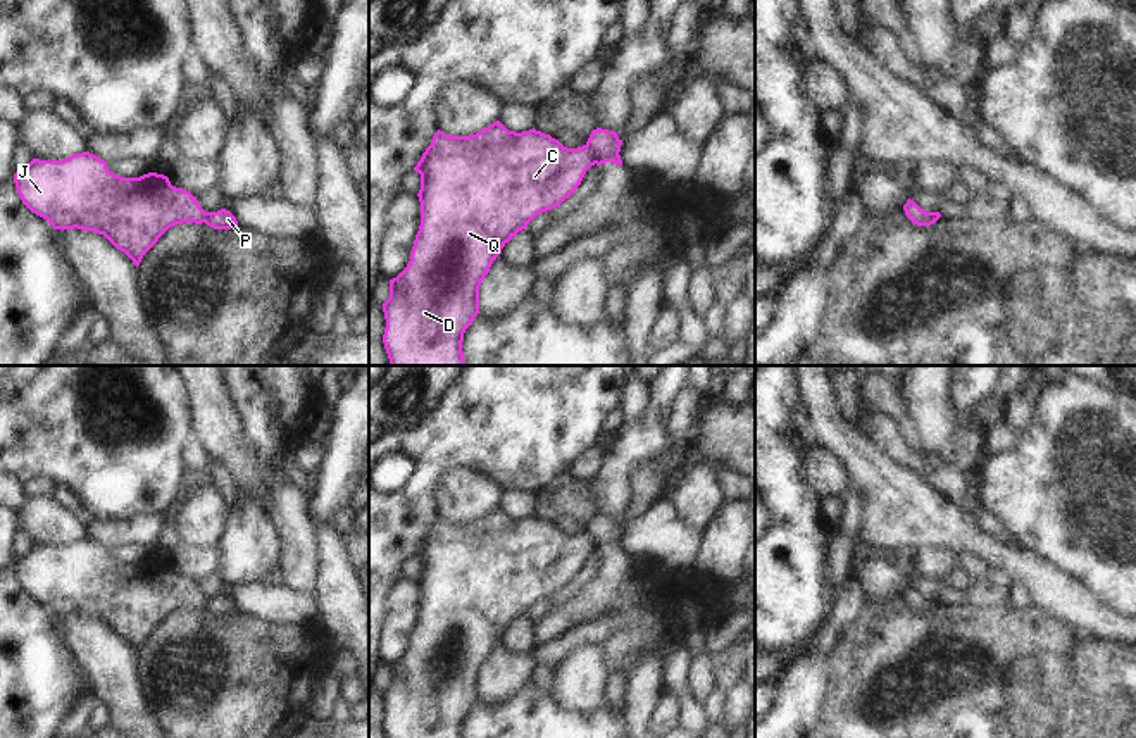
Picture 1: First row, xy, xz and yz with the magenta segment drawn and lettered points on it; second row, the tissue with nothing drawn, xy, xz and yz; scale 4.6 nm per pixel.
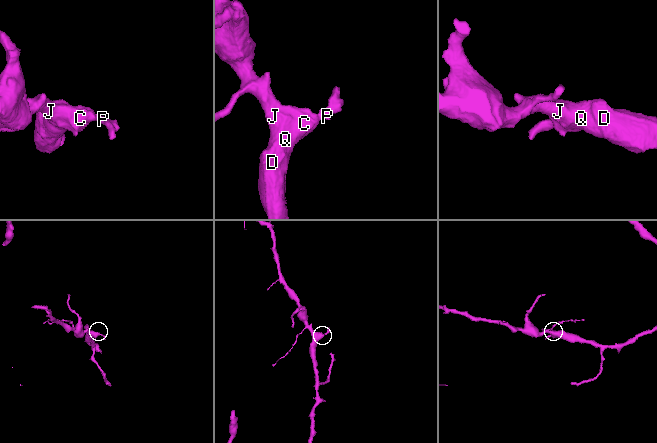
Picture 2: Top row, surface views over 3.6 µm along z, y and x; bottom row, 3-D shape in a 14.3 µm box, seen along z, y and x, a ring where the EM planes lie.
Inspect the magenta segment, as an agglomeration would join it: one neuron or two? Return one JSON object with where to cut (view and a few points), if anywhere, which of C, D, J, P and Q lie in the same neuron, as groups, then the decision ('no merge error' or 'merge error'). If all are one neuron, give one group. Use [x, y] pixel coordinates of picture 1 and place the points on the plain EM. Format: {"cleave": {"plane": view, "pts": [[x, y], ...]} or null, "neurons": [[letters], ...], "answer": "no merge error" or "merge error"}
{"cleave": {"plane": "xz", "pts": [[585, 531], [597, 549]]}, "neurons": [["C", "D", "J", "Q"], ["P"]], "answer": "merge error"}

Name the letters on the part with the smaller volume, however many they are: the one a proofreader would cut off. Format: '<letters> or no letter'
P

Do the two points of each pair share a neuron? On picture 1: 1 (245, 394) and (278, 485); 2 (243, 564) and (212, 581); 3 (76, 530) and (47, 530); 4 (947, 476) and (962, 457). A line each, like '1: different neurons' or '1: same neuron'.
1: different neurons
2: different neurons
3: same neuron
4: different neurons

